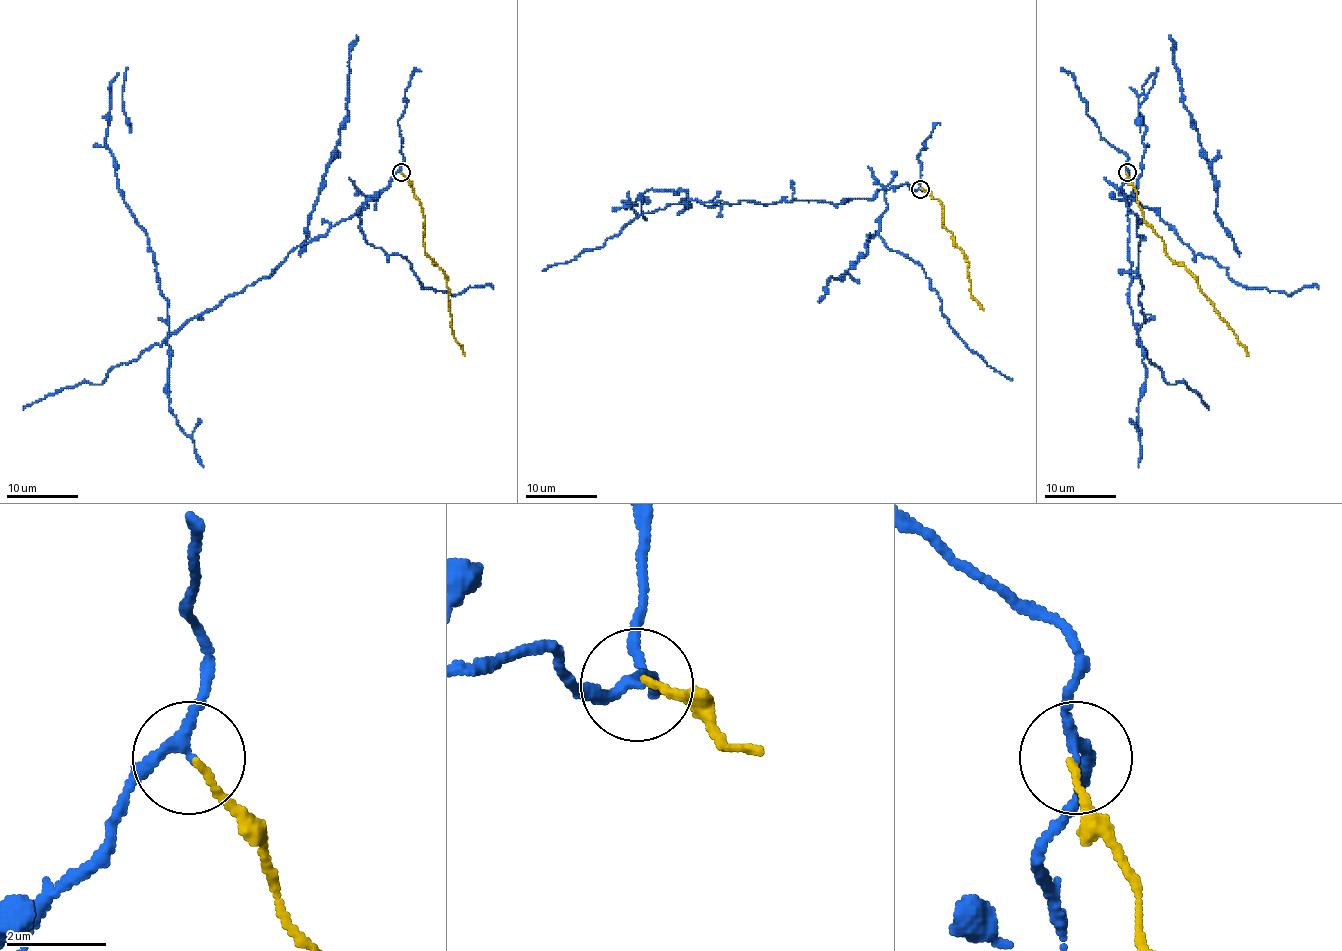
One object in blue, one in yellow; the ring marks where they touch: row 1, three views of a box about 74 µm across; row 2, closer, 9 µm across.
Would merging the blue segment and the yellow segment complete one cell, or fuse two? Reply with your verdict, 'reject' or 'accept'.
reject

